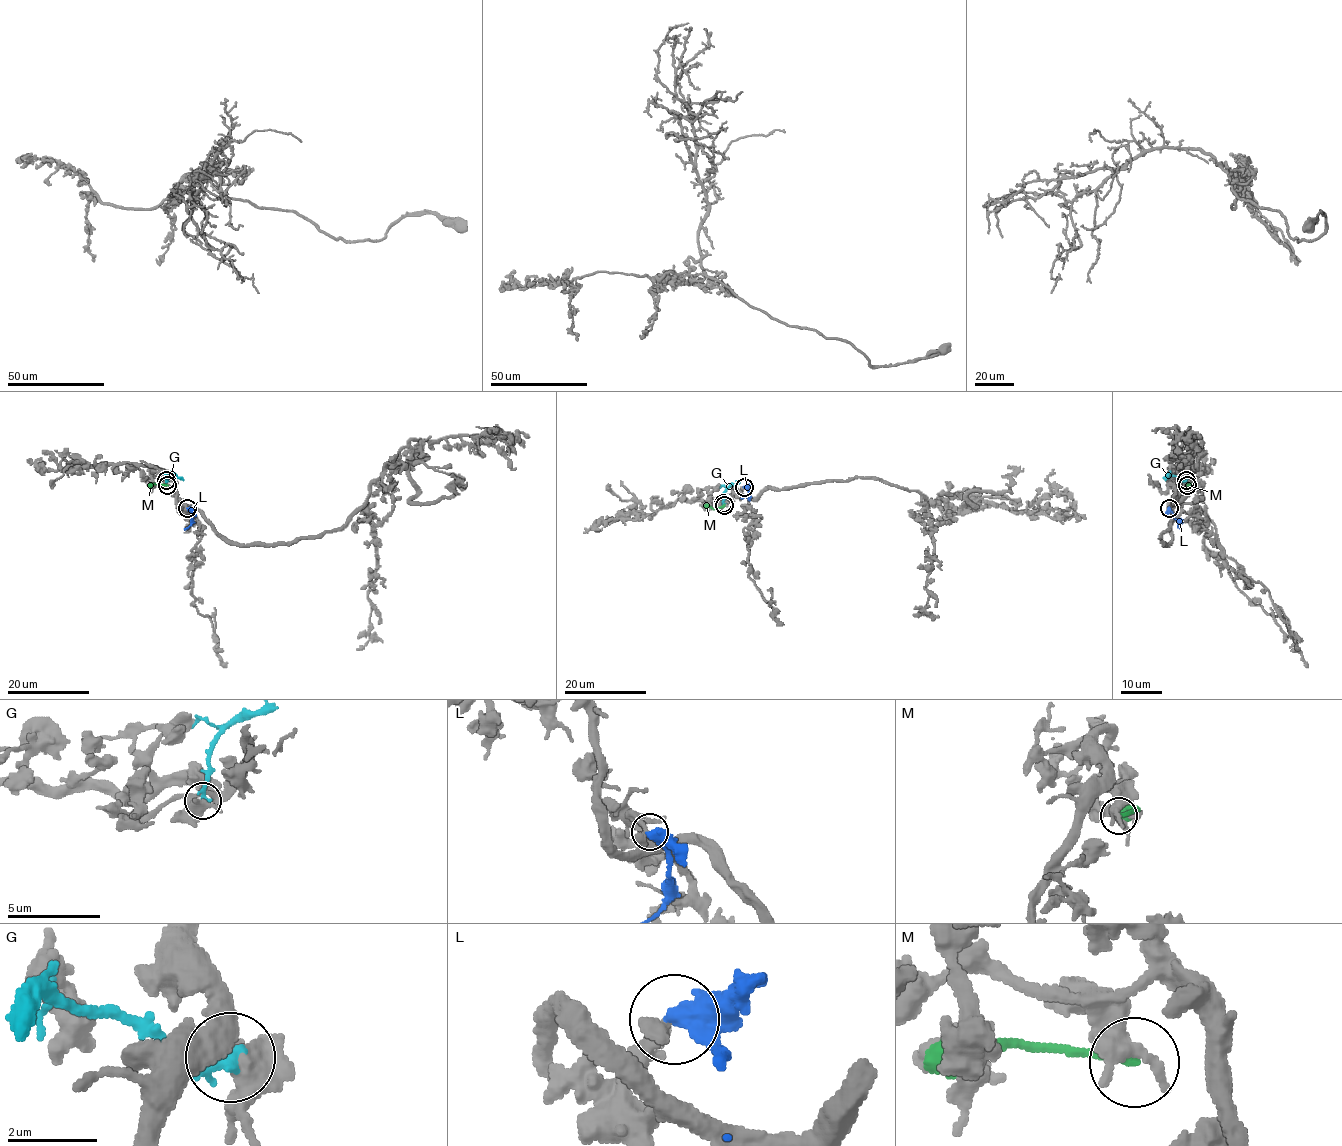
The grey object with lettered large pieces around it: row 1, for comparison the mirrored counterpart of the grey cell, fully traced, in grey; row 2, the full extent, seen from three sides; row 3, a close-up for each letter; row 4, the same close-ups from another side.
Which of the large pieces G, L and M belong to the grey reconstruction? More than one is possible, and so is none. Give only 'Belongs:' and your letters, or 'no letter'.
Belongs: L

